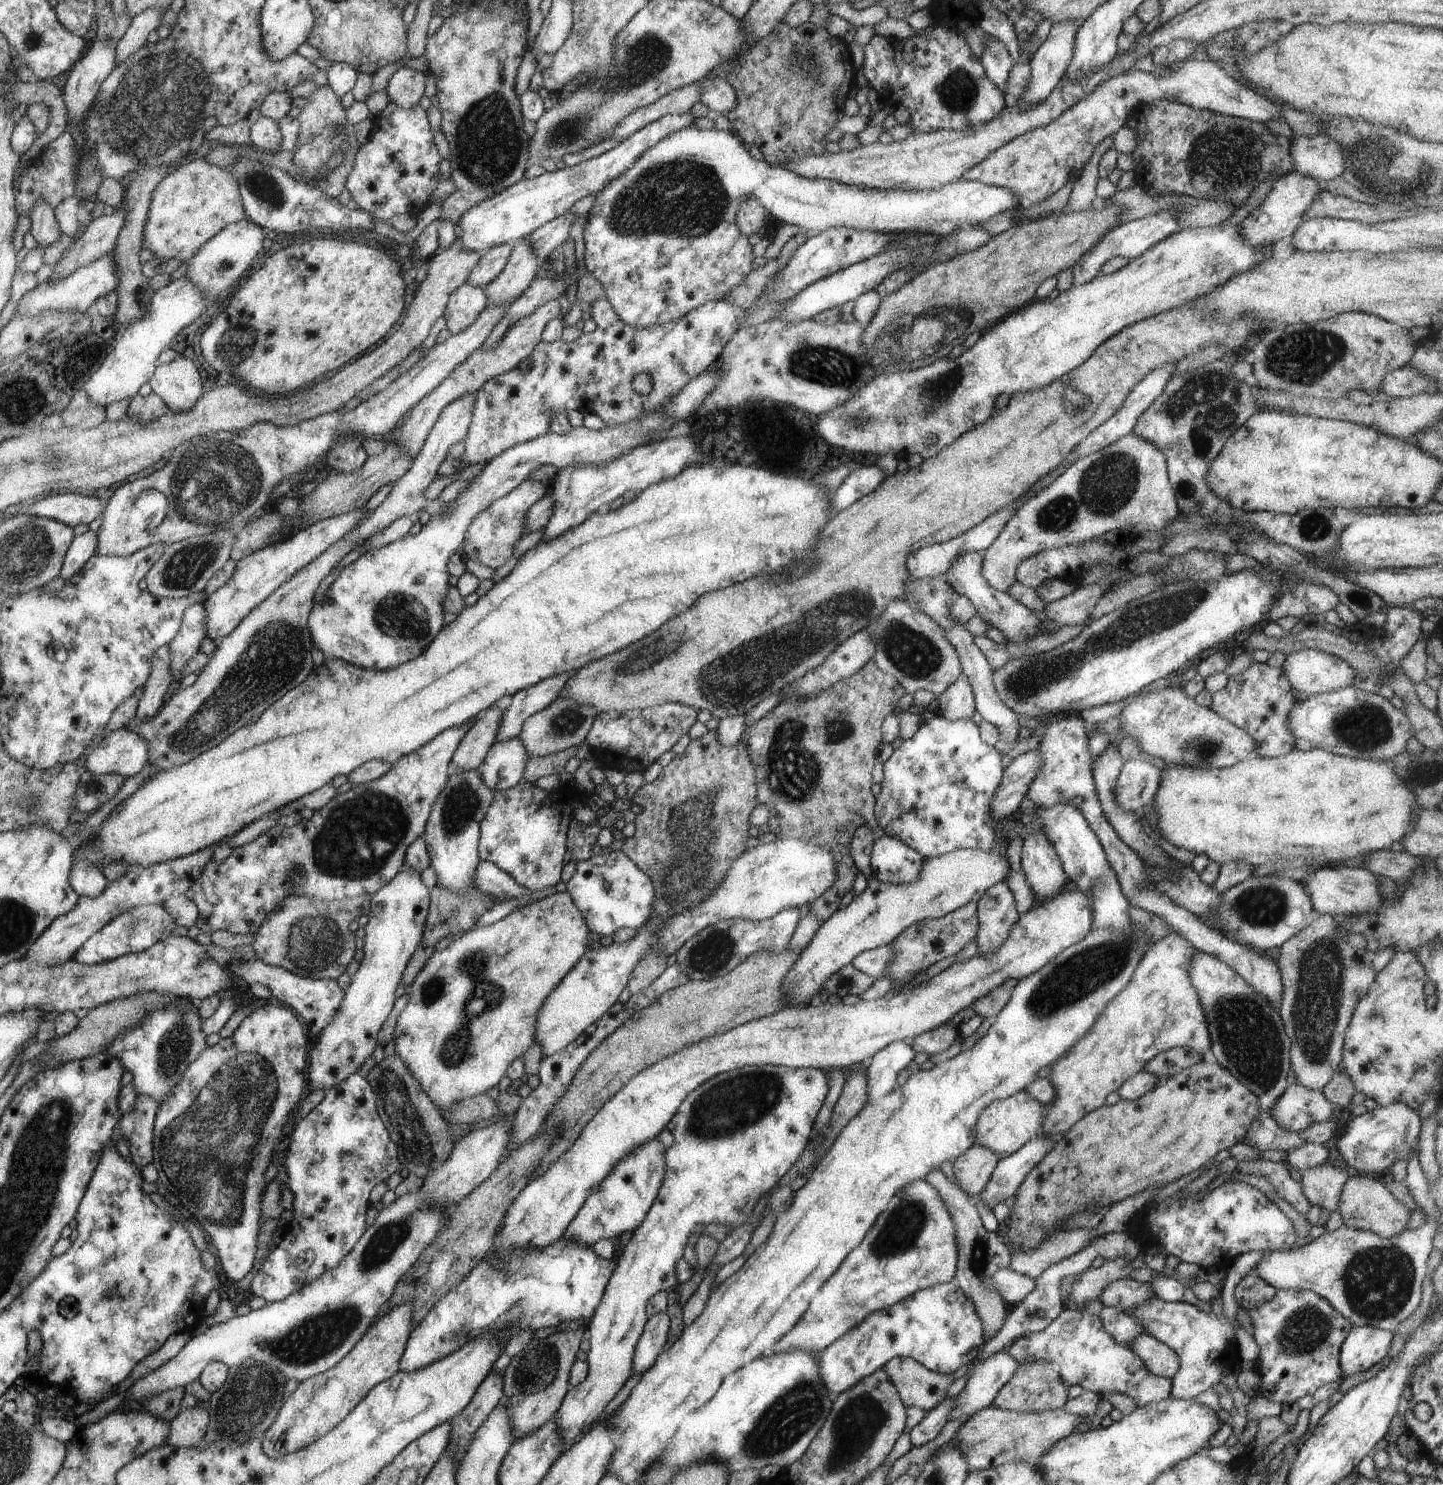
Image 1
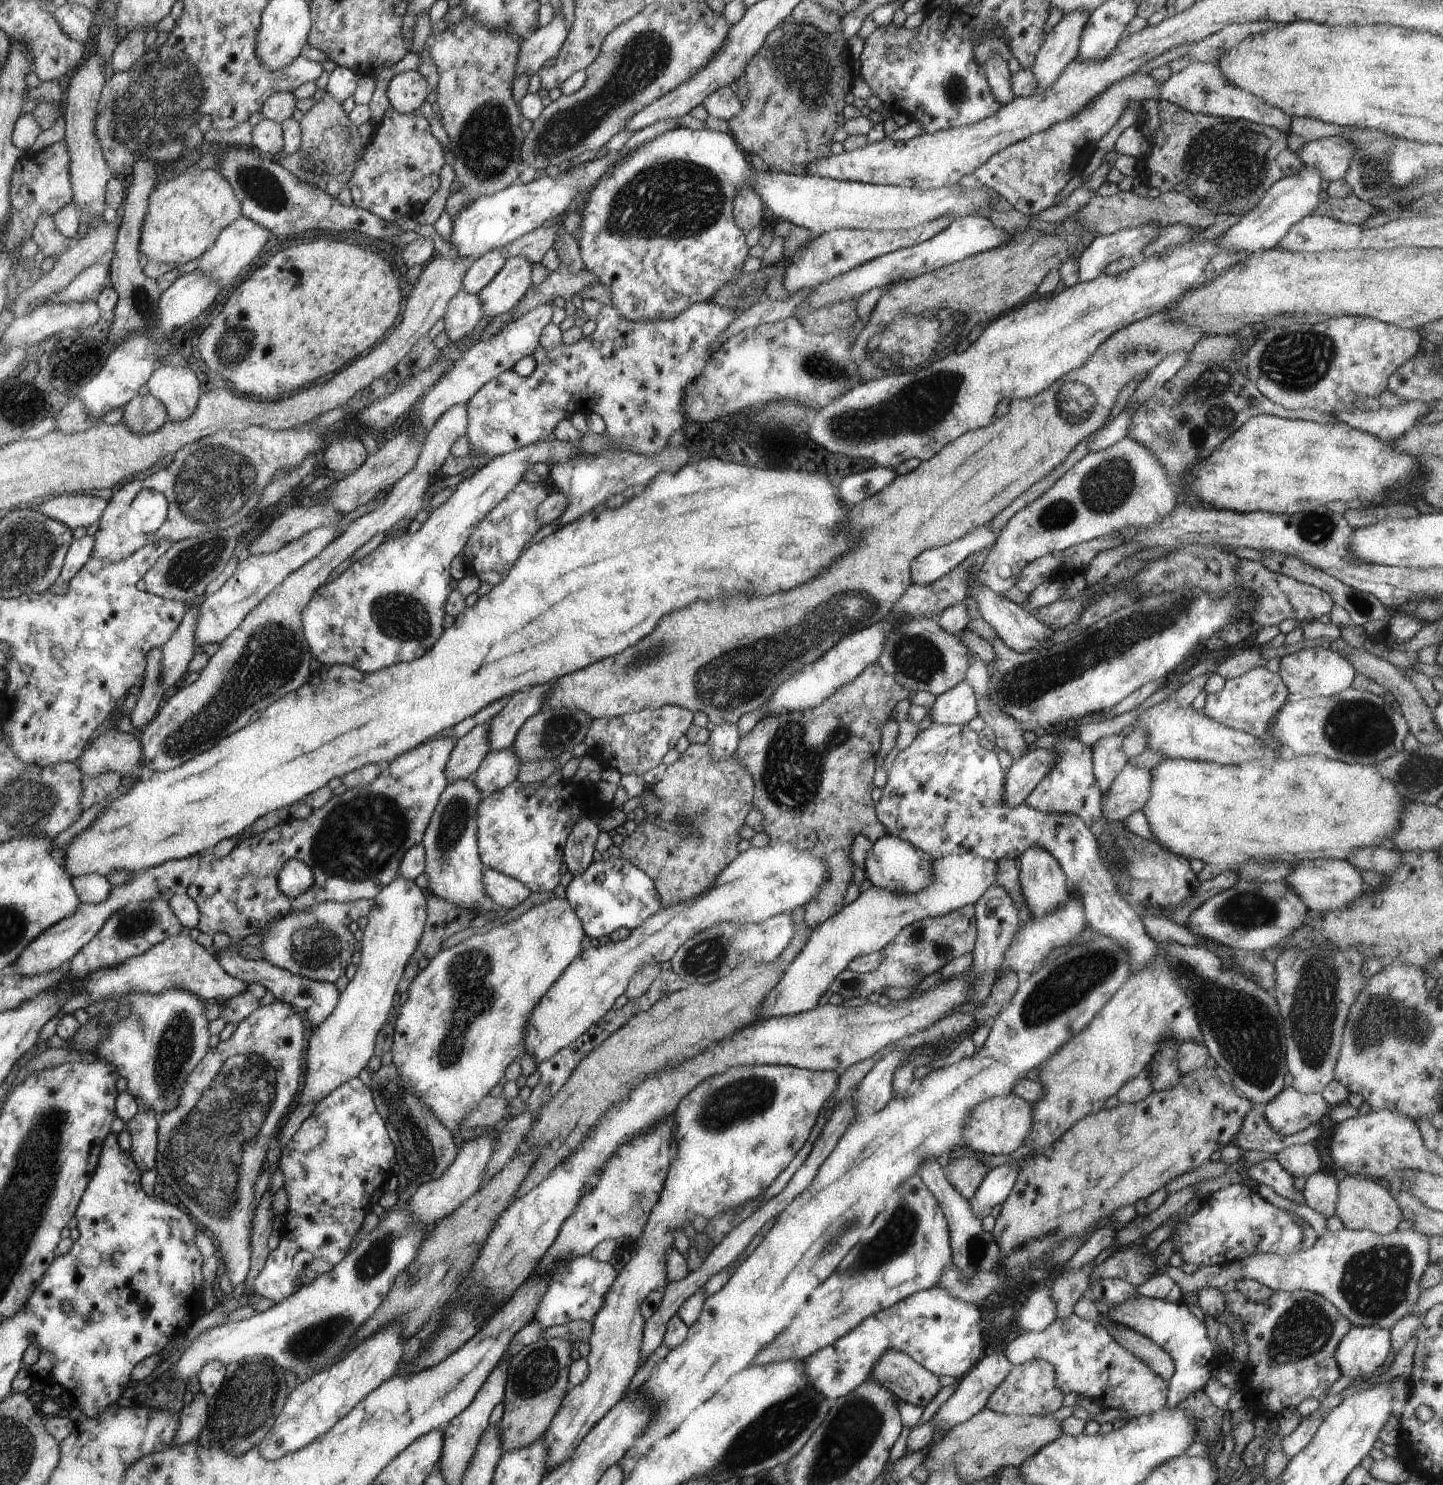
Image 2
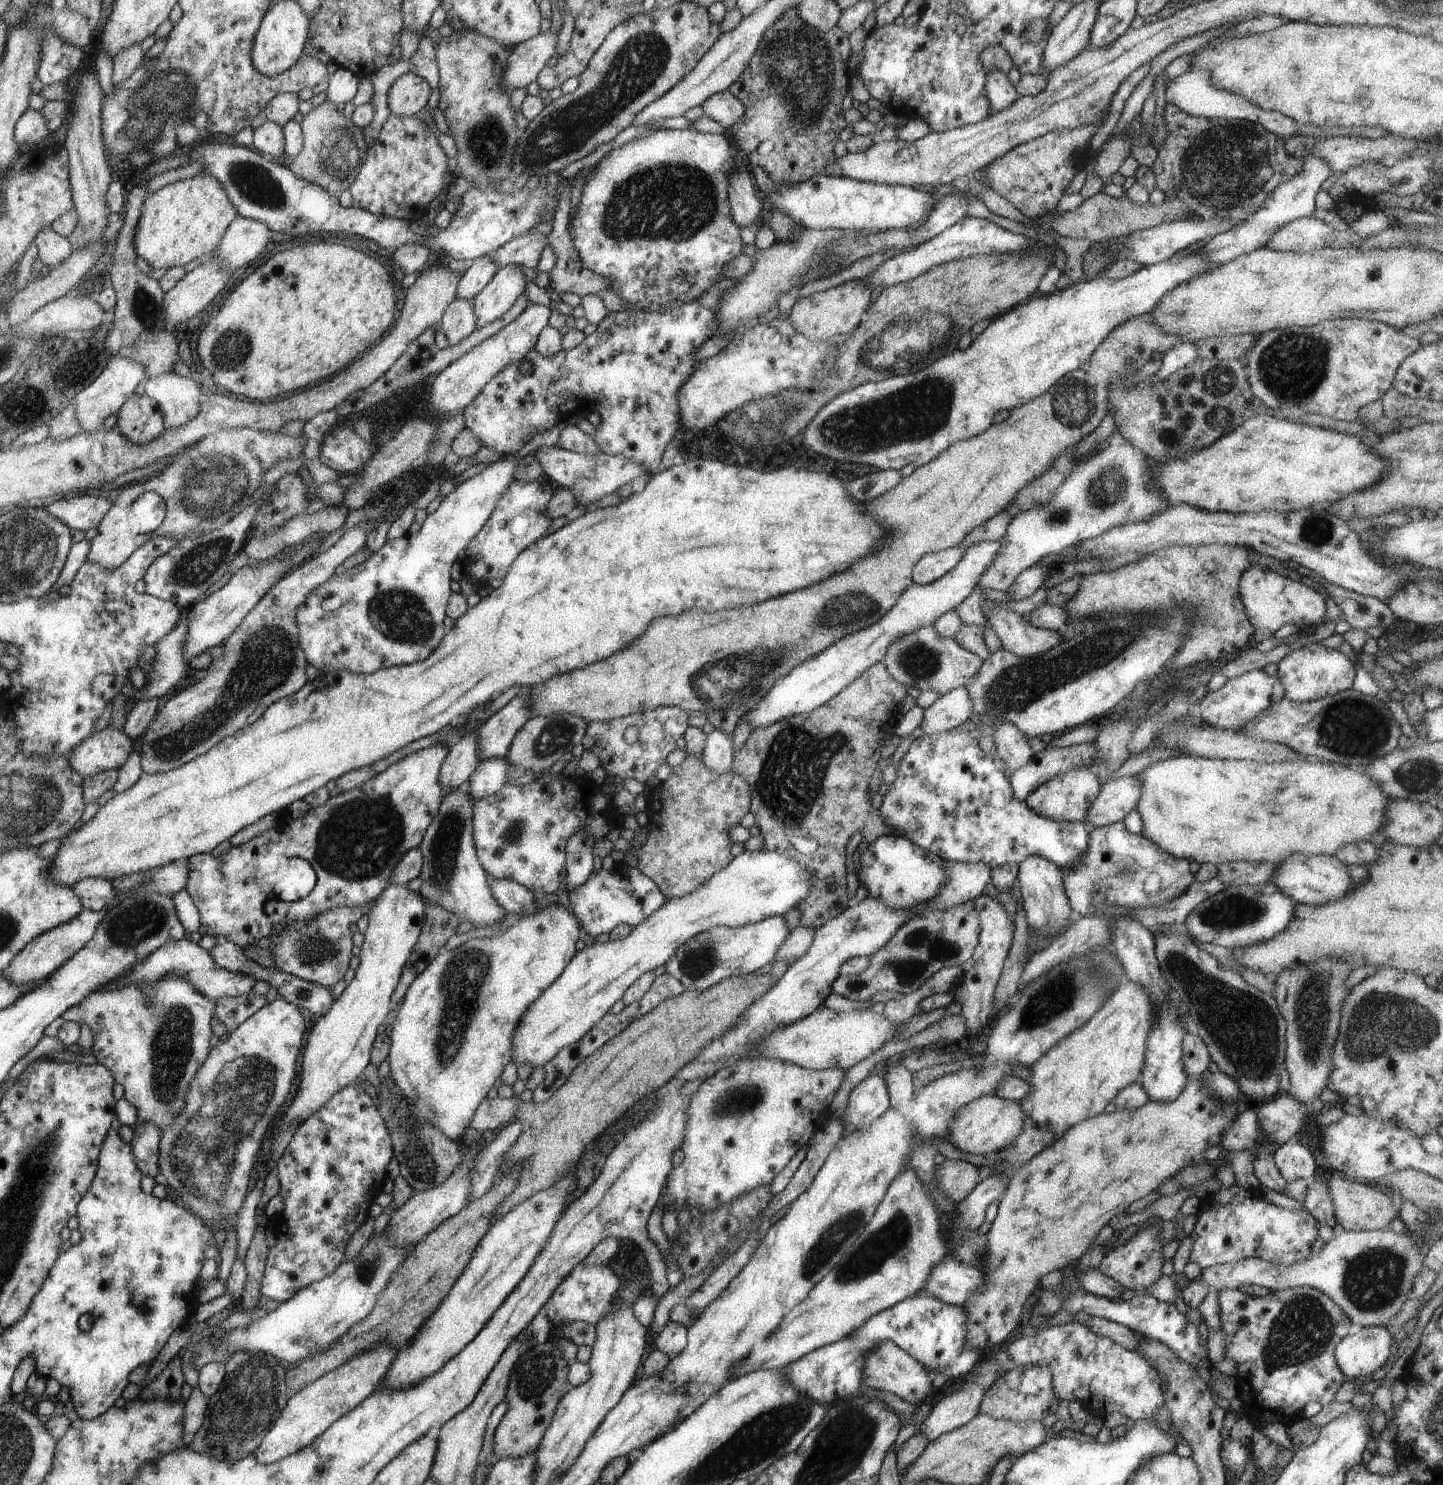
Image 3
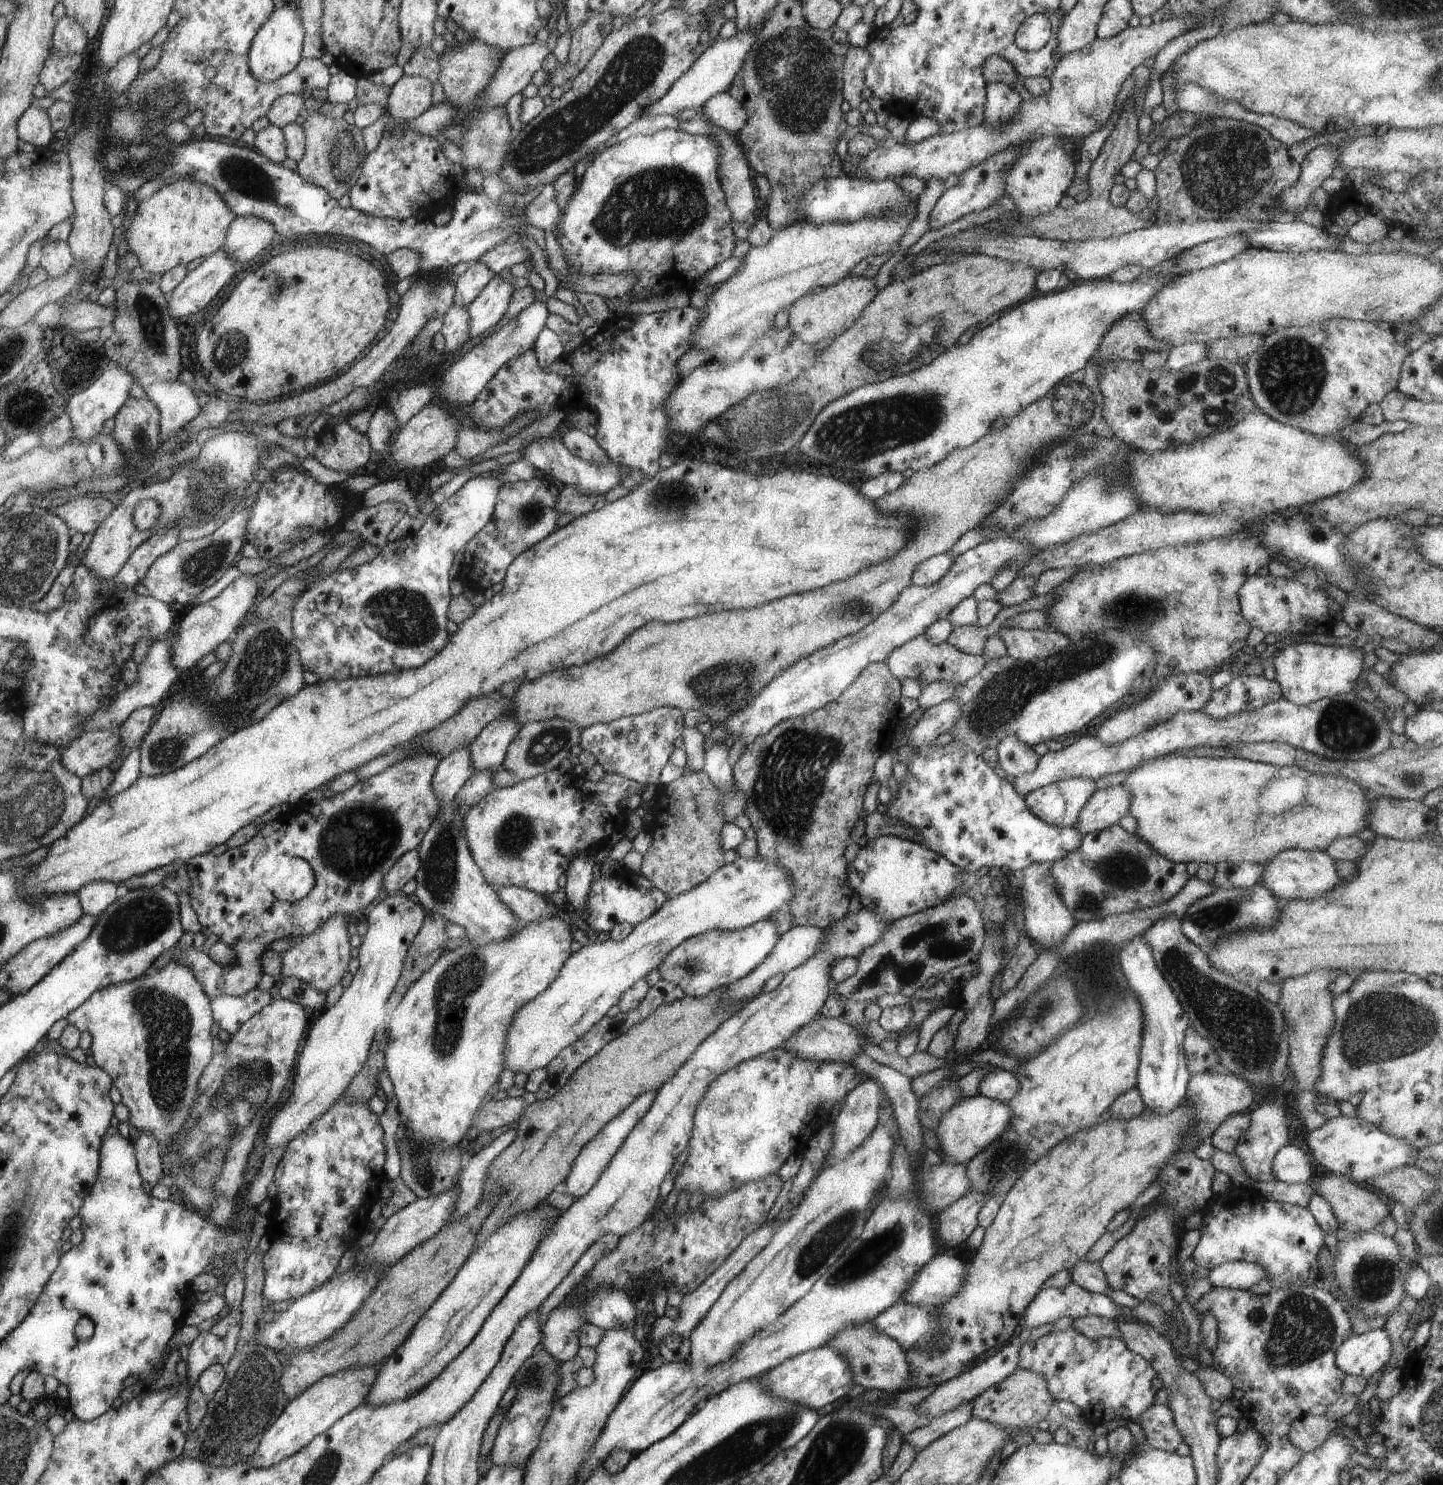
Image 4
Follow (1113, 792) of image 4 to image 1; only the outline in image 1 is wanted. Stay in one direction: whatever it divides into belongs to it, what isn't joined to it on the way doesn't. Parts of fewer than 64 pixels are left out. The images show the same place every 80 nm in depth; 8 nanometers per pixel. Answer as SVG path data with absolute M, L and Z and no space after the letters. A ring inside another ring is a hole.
M1142 756L1134 760L1126 761L1116 780L1116 804L1118 804L1122 810L1126 810L1126 812L1141 814L1142 808L1144 808L1146 804L1153 802L1154 796L1157 796L1162 778L1164 778L1162 770L1152 764L1152 762L1146 761L1146 758Z

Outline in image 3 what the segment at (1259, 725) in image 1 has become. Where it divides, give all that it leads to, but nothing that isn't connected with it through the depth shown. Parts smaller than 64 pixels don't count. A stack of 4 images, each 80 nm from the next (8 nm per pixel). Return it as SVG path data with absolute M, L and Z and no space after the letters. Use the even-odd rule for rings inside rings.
M1256 669L1242 676L1228 679L1222 688L1210 691L1196 704L1196 713L1212 727L1221 726L1231 731L1240 730L1250 719L1283 698L1284 689L1278 677L1265 673L1263 669Z

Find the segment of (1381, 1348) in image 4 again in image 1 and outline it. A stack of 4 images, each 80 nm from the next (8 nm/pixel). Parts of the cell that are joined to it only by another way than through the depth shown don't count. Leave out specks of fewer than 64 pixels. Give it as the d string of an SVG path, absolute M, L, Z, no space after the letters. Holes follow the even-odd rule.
M1372 1326L1353 1327L1341 1346L1339 1364L1345 1376L1372 1368L1387 1358L1394 1333Z

